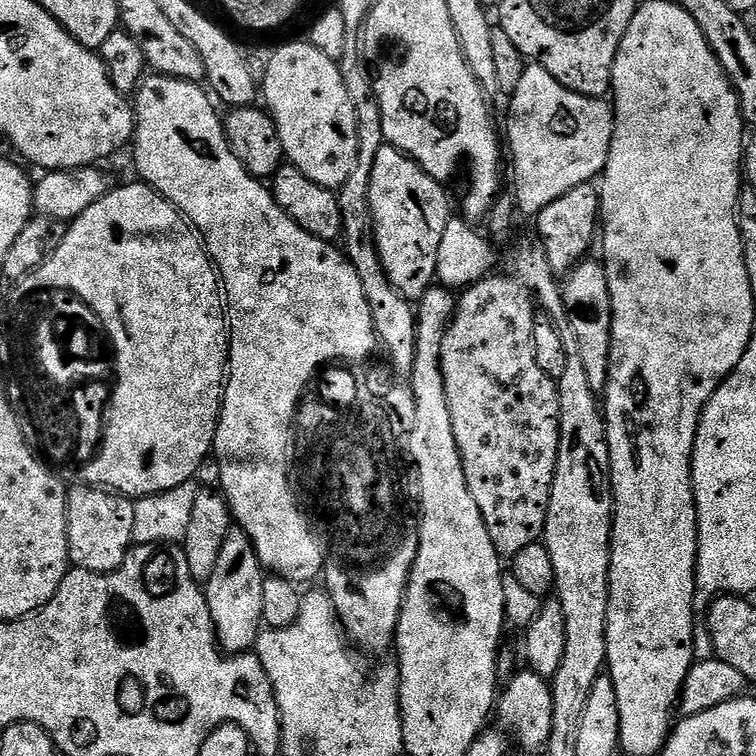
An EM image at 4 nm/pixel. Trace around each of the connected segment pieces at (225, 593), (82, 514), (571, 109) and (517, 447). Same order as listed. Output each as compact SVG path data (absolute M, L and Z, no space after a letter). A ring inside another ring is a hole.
M240 527L231 528L226 534L226 542L222 542L222 551L218 553L218 566L214 566L214 574L210 574L204 588L216 638L225 653L244 654L255 649L264 624L262 586L265 575L266 569L254 550L253 540Z
M80 482L77 485L77 488L67 489L68 558L71 567L91 572L117 572L134 546L136 500L102 488L93 488L91 484Z
M532 62L525 67L522 79L518 81L518 90L510 94L510 100L520 104L516 112L508 116L508 132L520 136L520 192L532 196L533 213L546 210L546 206L562 198L566 190L591 184L603 173L610 154L610 142L614 138L614 109L607 99L578 94L562 86L562 82L555 80L540 63Z
M489 274L459 293L456 312L442 338L440 365L454 442L458 442L462 470L466 470L466 486L474 494L474 502L478 502L482 522L490 530L490 542L494 542L496 553L502 558L513 558L544 534L558 462L560 407L557 381L548 377L536 357L538 305L532 291L515 275L496 275Z

